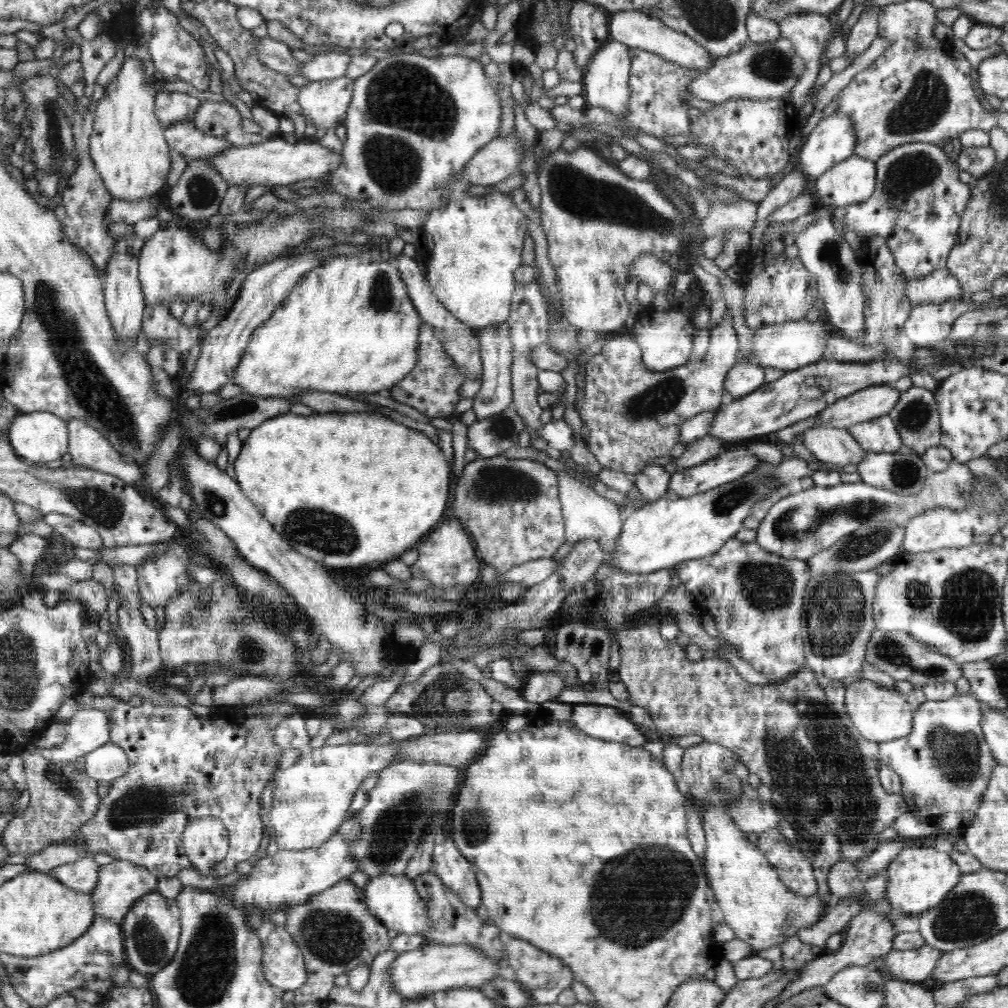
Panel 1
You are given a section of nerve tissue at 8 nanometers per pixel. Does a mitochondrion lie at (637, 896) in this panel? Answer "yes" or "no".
yes

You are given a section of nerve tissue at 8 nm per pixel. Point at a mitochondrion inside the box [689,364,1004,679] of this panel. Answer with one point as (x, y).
(967, 603)

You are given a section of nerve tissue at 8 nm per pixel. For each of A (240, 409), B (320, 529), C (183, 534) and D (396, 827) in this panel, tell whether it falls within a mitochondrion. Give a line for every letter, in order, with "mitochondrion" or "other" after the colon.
A: mitochondrion
B: mitochondrion
C: other
D: mitochondrion

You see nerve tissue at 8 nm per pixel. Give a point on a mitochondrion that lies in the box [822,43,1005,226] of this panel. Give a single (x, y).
(925, 105)

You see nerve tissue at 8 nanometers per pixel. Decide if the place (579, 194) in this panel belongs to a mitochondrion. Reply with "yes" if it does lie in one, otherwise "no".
yes

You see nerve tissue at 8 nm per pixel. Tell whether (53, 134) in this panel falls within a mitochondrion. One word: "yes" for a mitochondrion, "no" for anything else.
yes

